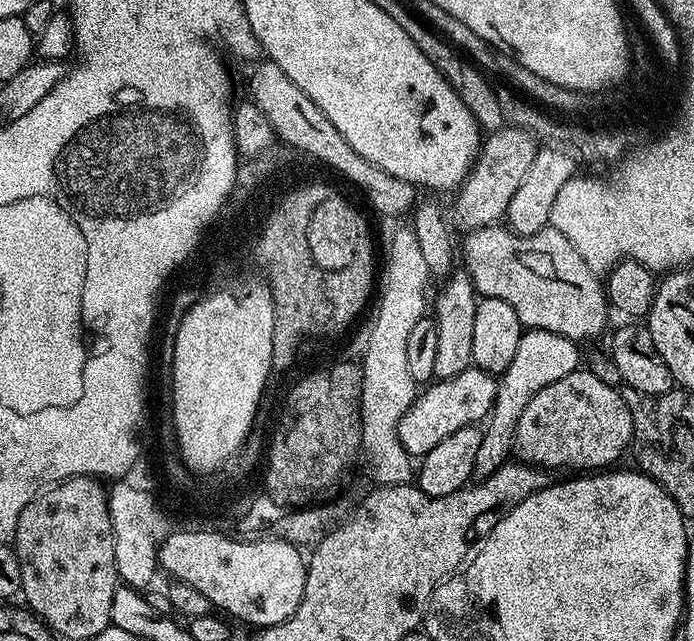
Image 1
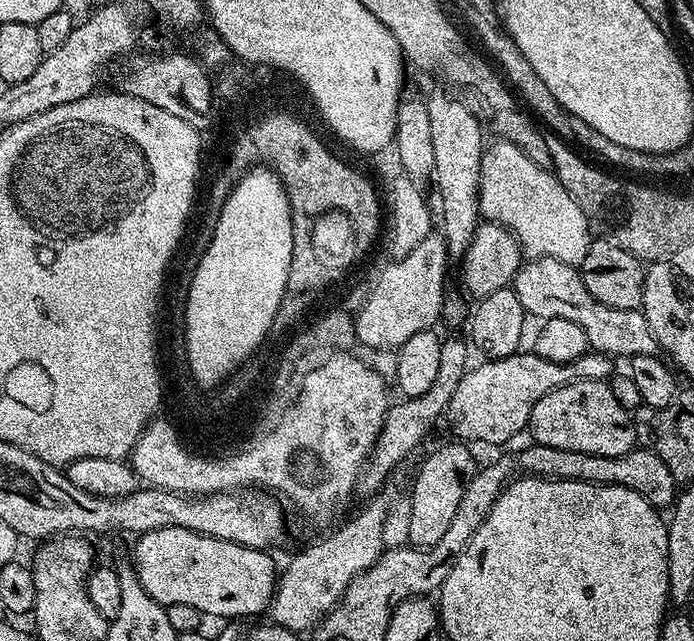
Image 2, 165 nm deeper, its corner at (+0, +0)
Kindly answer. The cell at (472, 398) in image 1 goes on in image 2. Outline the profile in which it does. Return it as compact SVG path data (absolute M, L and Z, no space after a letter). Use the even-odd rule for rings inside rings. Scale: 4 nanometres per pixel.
M521 350L501 360L488 358L483 362L485 364L477 368L476 365L469 367L462 382L458 382L458 390L454 390L454 398L450 398L446 420L452 423L452 432L456 435L453 437L460 442L481 440L484 444L504 444L527 429L534 406L538 406L546 394L575 380L607 381L614 372L609 357L591 350L569 364L550 362L532 350Z

